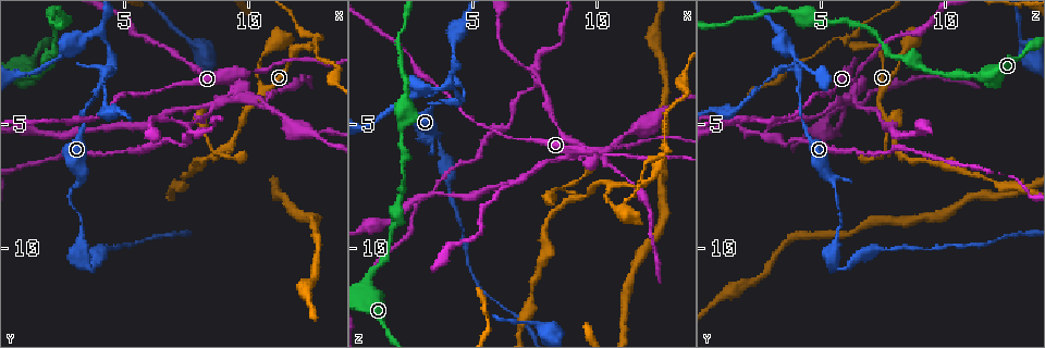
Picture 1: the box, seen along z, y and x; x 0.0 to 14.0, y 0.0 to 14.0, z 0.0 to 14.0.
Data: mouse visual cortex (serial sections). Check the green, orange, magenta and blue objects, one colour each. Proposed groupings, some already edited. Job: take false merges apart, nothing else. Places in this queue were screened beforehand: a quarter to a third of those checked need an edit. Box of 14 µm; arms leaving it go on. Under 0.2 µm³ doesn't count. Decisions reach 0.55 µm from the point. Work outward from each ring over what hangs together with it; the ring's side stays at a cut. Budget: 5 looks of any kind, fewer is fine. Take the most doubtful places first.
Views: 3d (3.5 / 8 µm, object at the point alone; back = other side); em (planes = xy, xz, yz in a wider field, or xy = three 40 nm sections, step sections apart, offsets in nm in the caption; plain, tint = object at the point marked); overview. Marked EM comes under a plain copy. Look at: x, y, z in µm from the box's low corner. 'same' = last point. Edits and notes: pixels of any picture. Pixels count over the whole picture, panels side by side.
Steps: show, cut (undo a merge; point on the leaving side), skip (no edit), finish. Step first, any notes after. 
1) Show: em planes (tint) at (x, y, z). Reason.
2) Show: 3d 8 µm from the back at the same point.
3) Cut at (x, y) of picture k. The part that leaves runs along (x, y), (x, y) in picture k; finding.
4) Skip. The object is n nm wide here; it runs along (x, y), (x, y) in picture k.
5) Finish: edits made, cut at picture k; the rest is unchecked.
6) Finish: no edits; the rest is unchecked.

Show: 3d 3.5 µm from the back at (7.0, 3.4, 5.7). Sudden change in width.

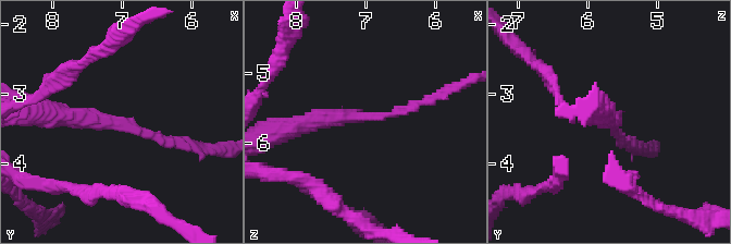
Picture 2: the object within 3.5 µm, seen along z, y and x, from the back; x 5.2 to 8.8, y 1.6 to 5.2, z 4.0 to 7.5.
Show: em xy step 2 (tint) at (7.10, 3.40, 5.60). The arms are 150, 300 nm wide.

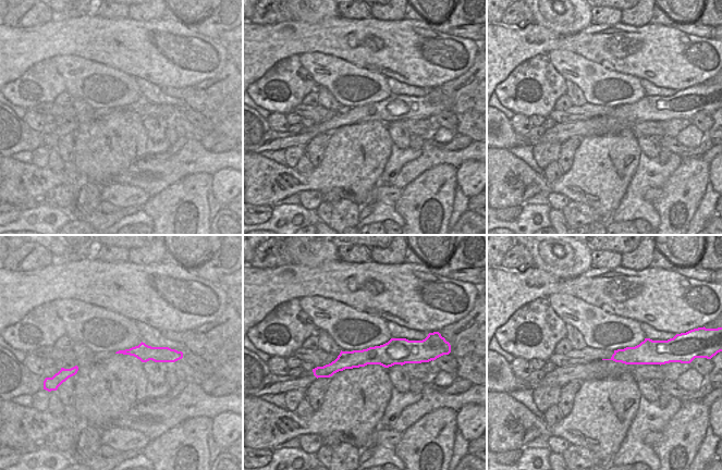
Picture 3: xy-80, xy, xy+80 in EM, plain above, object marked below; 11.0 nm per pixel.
Skip. It runs along (42, 110), (180, 141) in picture 2; one cell here.

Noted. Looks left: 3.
Show: 3d 8 µm from the back at (3.5, 4.7, 4.3). Thin neck.

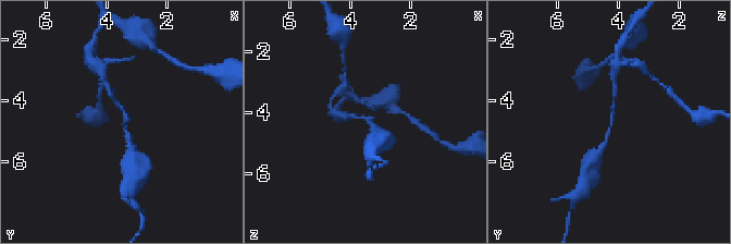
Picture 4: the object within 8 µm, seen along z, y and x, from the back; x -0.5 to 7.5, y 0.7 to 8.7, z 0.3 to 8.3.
Show: 3d 3.5 µm from the back at (3.3, 4.7, 4.2).

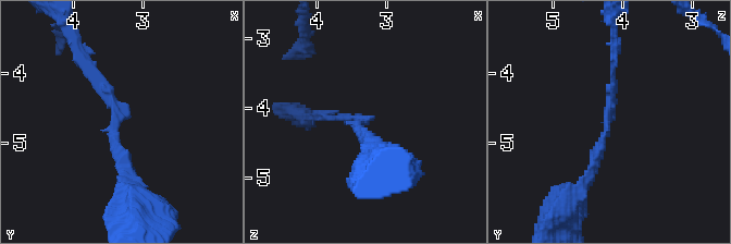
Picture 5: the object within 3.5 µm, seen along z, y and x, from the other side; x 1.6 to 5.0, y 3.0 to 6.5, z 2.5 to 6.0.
Show: em xy step 1 (tint) at (3.40, 4.75, 4.25). The arms are 100, 200 nm wide.

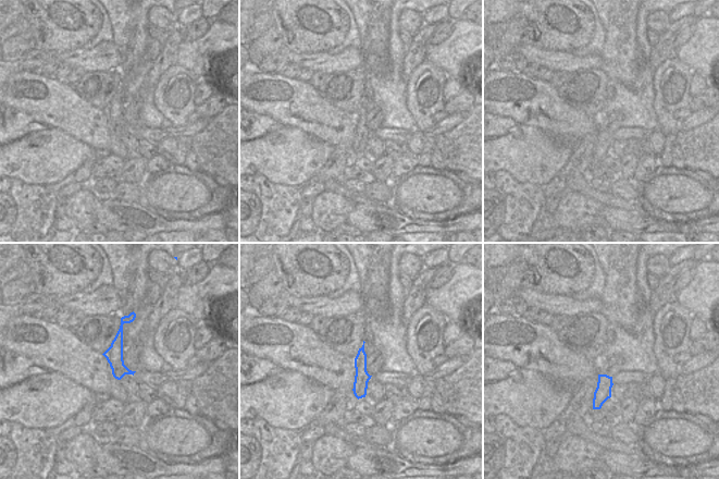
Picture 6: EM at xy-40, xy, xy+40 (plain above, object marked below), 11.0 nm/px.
Skip. It runs along (128, 319), (121, 326), (116, 344), (118, 376) in picture 6; continuous, no second cell.

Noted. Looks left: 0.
Finish: no edits; the rest is unchecked.

